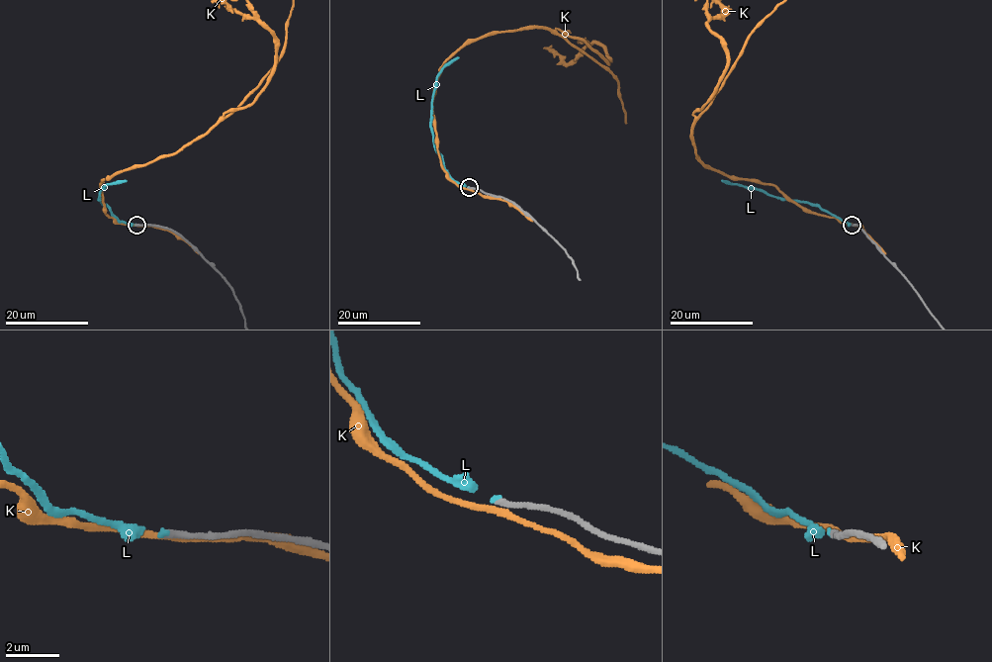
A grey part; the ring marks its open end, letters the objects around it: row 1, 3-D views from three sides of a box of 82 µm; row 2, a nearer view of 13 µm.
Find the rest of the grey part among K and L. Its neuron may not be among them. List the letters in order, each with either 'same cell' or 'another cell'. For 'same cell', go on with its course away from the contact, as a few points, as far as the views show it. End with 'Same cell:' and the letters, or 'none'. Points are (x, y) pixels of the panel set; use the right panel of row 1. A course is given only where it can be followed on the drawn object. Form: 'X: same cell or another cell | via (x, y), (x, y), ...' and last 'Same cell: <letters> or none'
K: another cell
L: same cell | via (852, 225), (812, 203), (770, 196), (722, 180)
Same cell: L

